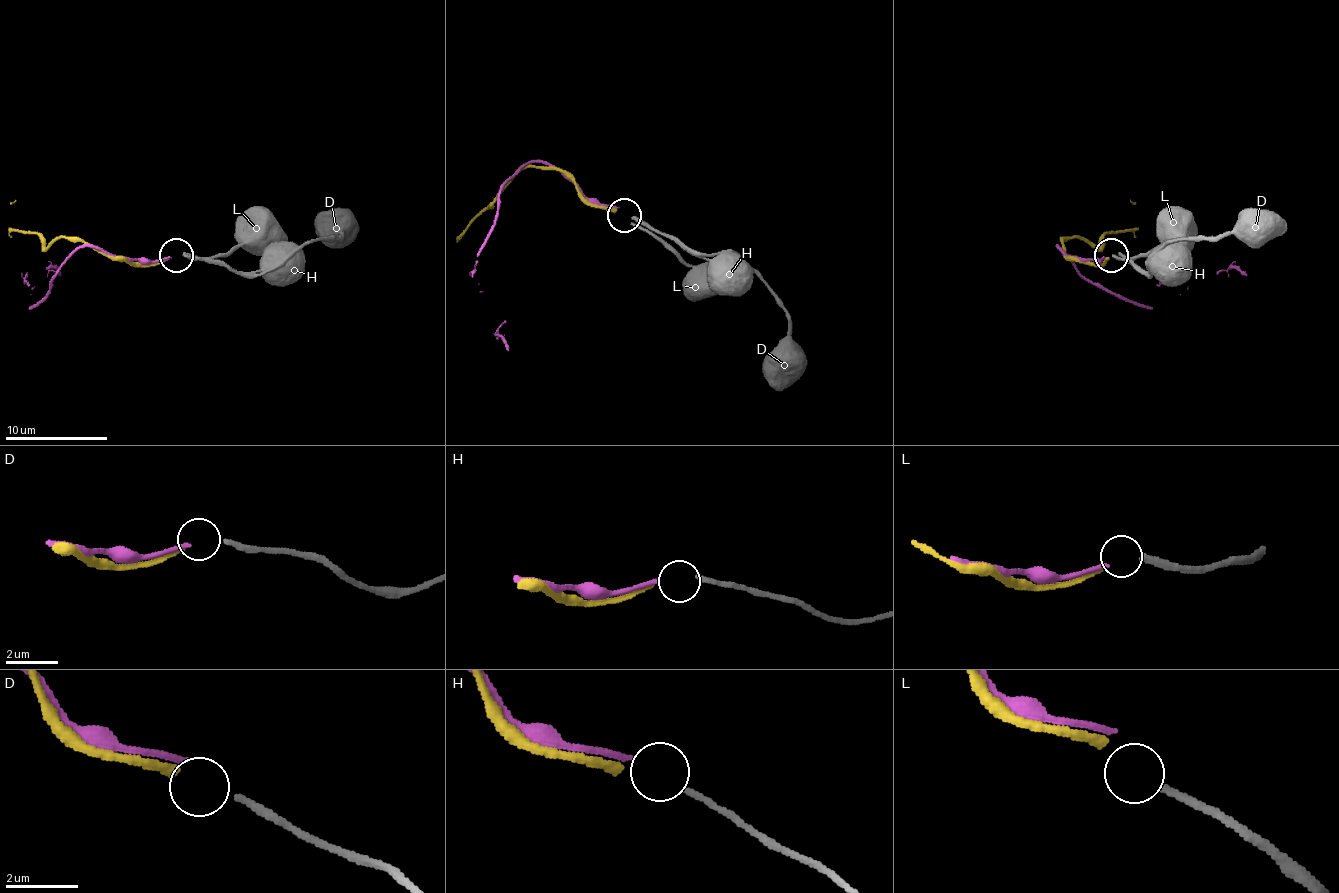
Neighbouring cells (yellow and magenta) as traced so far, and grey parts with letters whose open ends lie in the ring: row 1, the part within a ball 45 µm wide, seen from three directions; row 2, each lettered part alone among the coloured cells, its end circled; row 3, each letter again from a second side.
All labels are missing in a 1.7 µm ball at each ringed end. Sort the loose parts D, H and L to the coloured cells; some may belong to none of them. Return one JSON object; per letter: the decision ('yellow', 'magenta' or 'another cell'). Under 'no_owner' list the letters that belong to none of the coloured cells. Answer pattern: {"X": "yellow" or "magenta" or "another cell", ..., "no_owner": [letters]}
{"D": "yellow", "H": "magenta", "L": "another cell", "no_owner": ["L"]}

